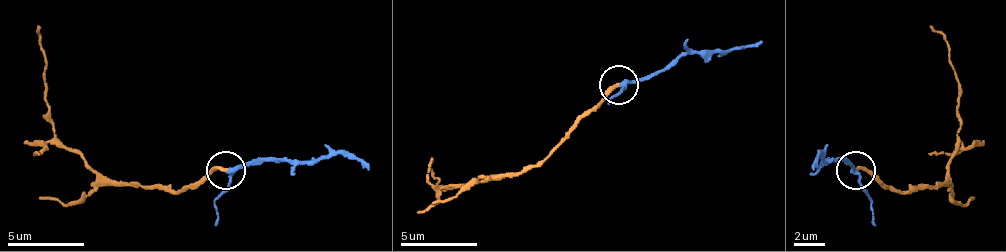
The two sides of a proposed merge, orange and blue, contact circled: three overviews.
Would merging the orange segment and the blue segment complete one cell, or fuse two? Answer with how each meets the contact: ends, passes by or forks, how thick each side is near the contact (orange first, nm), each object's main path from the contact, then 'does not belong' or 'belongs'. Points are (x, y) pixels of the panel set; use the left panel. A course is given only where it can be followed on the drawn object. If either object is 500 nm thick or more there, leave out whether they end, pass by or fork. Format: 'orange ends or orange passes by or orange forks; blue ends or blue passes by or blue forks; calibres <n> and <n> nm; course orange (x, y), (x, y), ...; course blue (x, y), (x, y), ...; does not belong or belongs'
orange ends; blue passes by; calibres 280 and 240 nm; course orange (225, 171), (209, 171), (183, 190), (160, 190), (141, 183), (103, 179), (53, 129), (42, 26); course blue (225, 171), (270, 160), (297, 160), (350, 152), (370, 171); belongs

